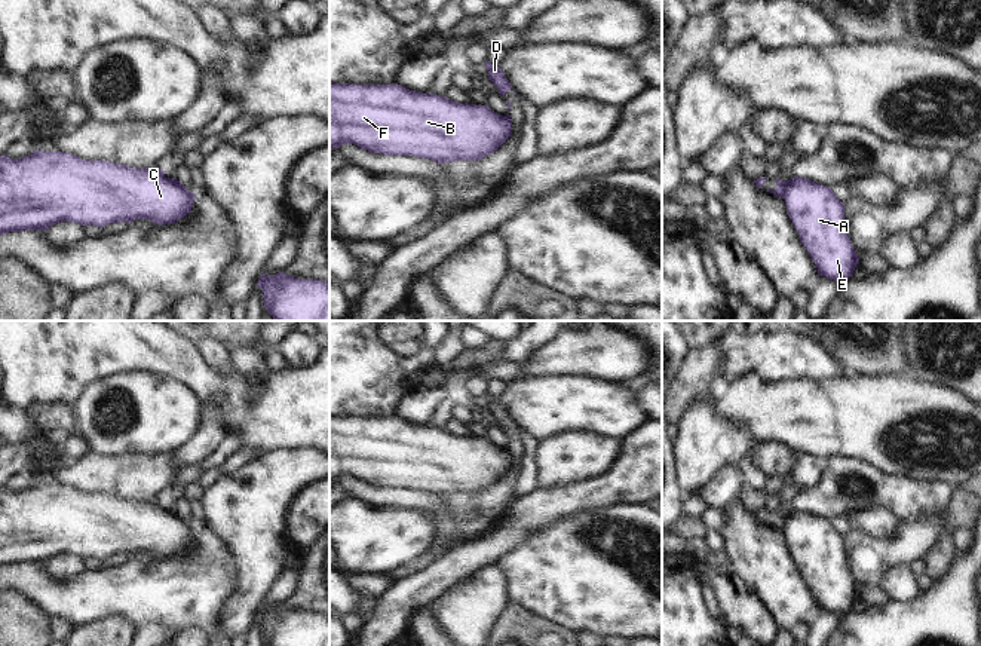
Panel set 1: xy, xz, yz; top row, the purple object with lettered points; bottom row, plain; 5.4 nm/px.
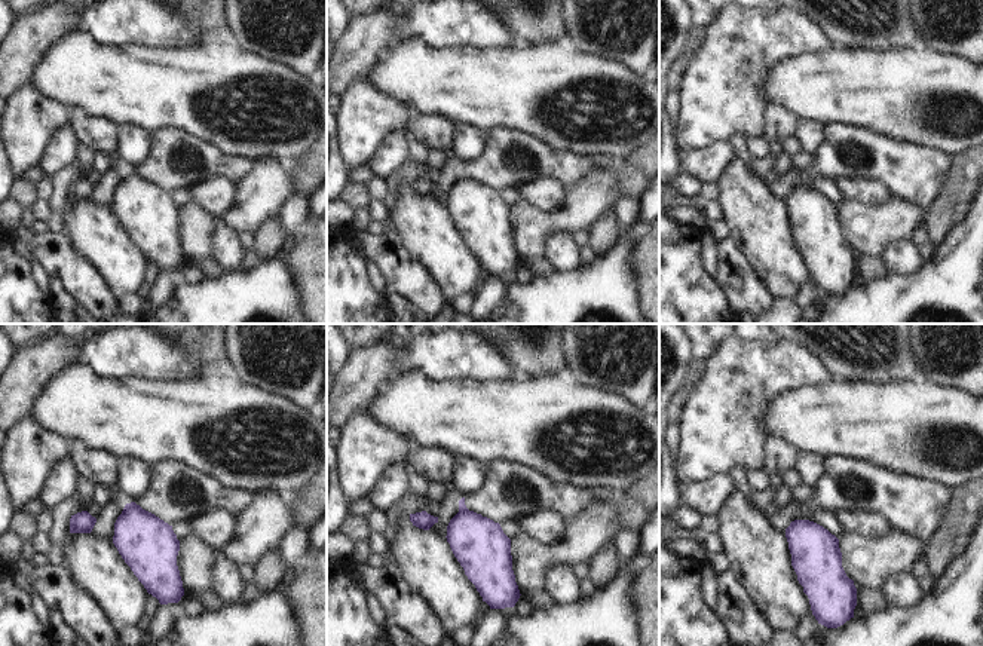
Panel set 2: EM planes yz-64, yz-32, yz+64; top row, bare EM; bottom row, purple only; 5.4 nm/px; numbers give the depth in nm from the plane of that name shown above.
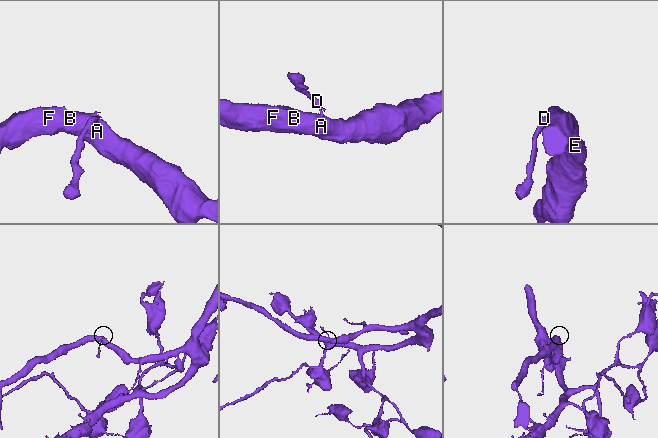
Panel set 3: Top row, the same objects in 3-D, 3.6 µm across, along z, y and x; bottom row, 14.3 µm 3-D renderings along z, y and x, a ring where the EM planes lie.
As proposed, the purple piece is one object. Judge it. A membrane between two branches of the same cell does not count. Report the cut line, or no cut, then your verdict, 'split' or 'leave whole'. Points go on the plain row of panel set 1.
cut in yz along (802, 510), (791, 513), (782, 530); split

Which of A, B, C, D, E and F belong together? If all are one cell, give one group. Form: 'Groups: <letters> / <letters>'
Groups: A B C E F / D.

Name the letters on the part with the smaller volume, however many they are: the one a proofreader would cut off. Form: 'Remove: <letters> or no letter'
Remove: D.

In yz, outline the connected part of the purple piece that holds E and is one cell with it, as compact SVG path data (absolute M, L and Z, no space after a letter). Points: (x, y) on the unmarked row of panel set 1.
M793 511L782 530L788 549L818 600L818 609L843 616L859 597L847 567L844 536L831 520Z

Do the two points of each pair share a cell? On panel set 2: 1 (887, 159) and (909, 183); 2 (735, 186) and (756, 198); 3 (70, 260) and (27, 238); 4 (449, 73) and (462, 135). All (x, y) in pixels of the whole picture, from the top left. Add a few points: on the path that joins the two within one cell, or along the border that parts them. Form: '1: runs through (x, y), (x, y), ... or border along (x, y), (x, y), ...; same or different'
1: runs through (893, 165), (905, 177); same
2: runs through (740, 190), (747, 198), (752, 198); same
3: runs through (60, 259), (48, 248), (37, 247); same
4: border along (455, 124), (468, 124), (487, 134); different

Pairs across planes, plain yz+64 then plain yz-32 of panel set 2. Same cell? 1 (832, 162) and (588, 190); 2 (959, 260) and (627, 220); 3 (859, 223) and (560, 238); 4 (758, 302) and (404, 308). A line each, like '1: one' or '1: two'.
1: two
2: two
3: two
4: two

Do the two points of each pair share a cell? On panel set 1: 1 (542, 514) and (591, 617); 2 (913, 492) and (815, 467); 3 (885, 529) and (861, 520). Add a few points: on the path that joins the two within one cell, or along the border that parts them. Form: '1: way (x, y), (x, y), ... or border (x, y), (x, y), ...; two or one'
1: border (579, 511), (535, 532), (518, 547); two
2: border (827, 461), (819, 481), (803, 490); two
3: way (879, 523), (867, 521); one

